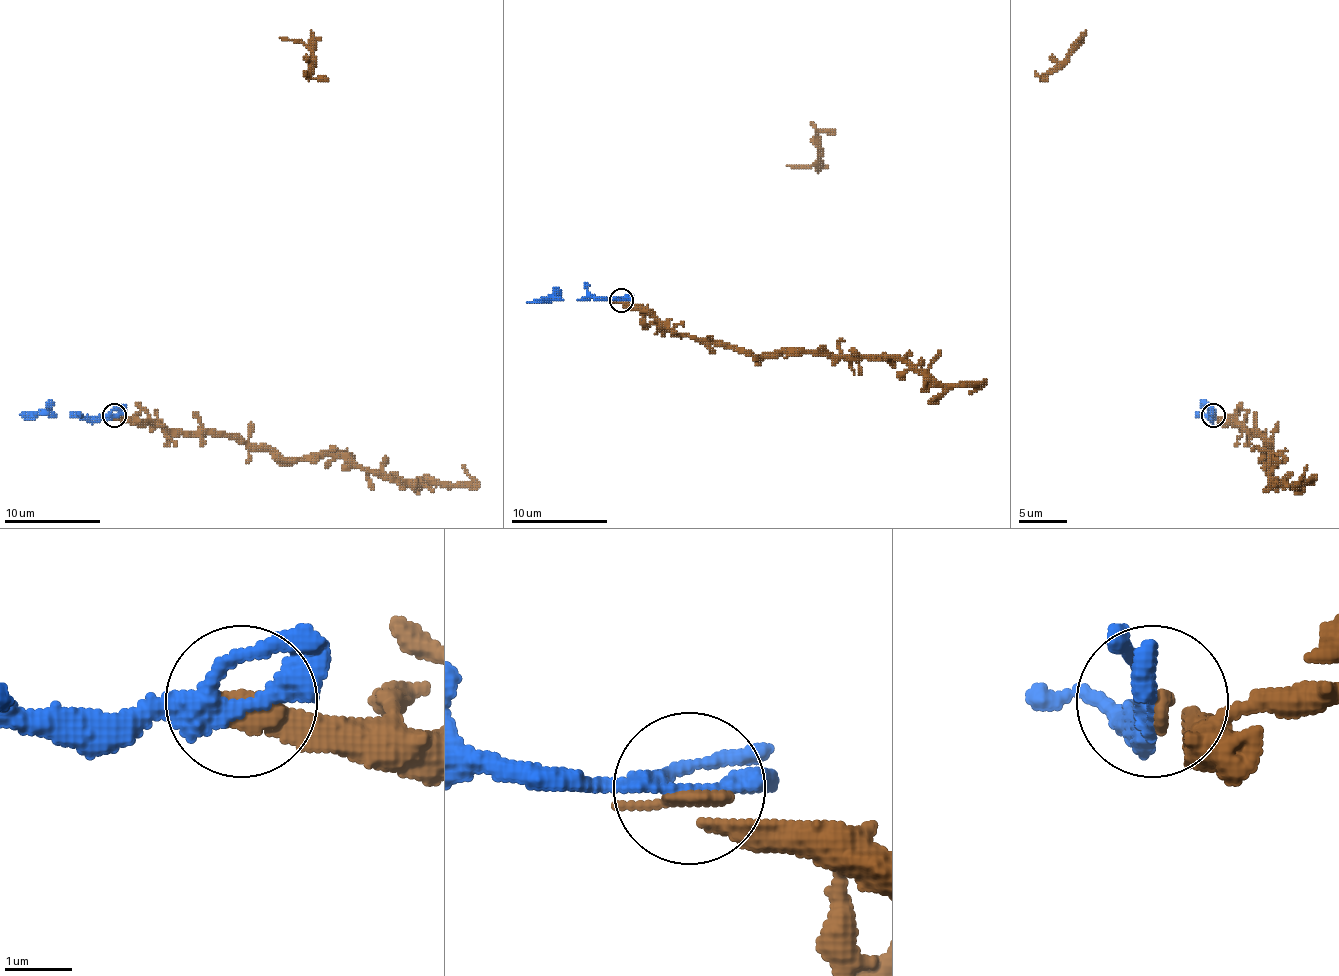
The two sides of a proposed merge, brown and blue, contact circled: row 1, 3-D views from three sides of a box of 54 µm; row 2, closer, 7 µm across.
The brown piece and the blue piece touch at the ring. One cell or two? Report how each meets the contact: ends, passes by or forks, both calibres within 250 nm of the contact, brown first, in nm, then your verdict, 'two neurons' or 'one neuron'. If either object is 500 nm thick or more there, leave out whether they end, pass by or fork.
brown ends; blue forks; calibres 360 and 220 nm; one neuron

